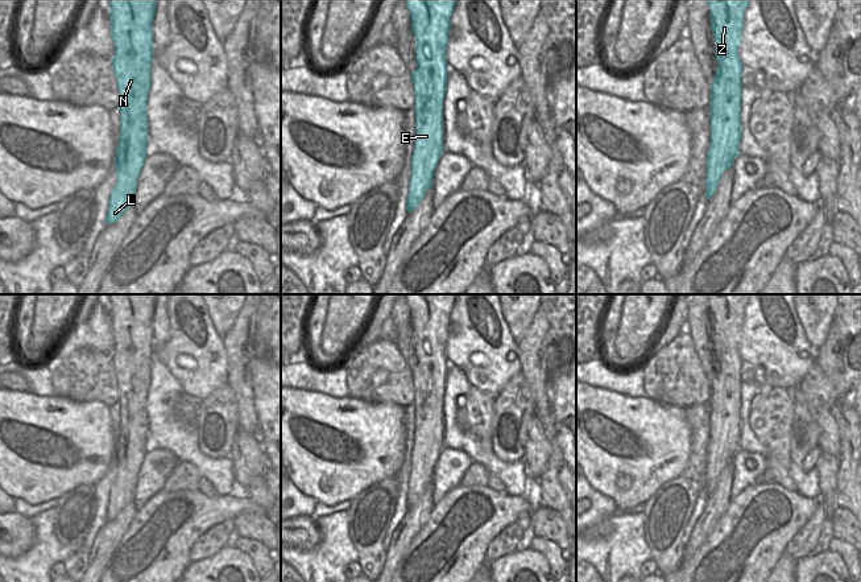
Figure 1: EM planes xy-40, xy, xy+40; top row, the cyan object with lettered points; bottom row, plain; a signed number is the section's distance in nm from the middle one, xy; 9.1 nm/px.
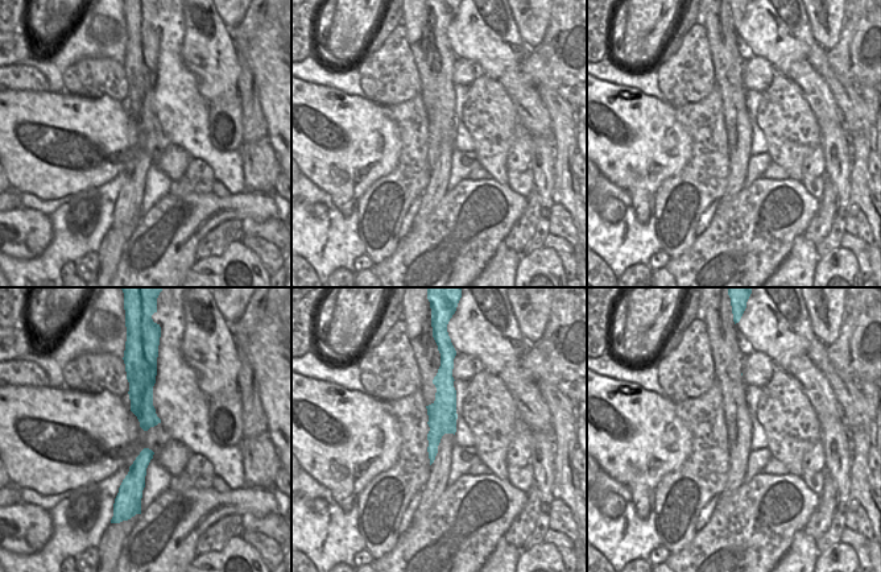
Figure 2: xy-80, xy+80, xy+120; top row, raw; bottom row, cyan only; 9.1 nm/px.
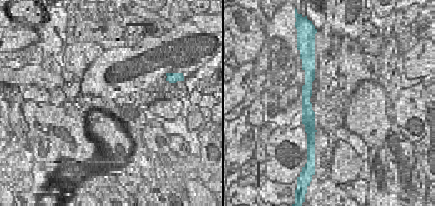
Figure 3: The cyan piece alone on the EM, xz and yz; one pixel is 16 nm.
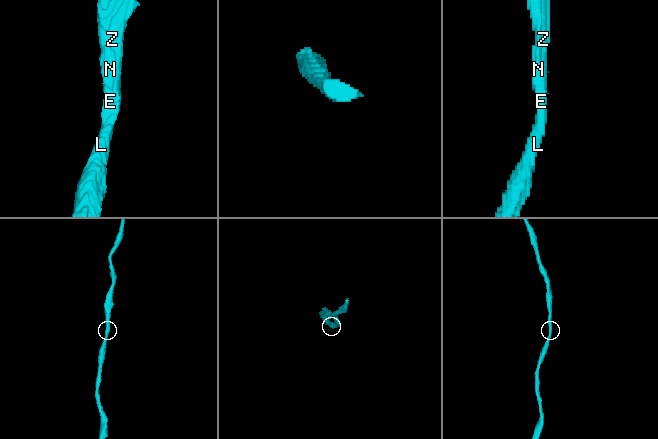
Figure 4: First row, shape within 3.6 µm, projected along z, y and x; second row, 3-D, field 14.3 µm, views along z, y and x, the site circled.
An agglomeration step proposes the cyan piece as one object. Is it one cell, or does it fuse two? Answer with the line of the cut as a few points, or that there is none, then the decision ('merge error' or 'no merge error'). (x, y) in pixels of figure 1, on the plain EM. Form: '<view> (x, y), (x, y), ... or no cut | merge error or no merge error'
no cut | no merge error

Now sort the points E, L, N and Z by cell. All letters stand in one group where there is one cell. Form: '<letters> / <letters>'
E L N Z

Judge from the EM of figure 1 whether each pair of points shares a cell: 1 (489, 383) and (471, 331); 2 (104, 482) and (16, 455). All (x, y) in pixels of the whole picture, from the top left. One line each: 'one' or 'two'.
1: one
2: two

